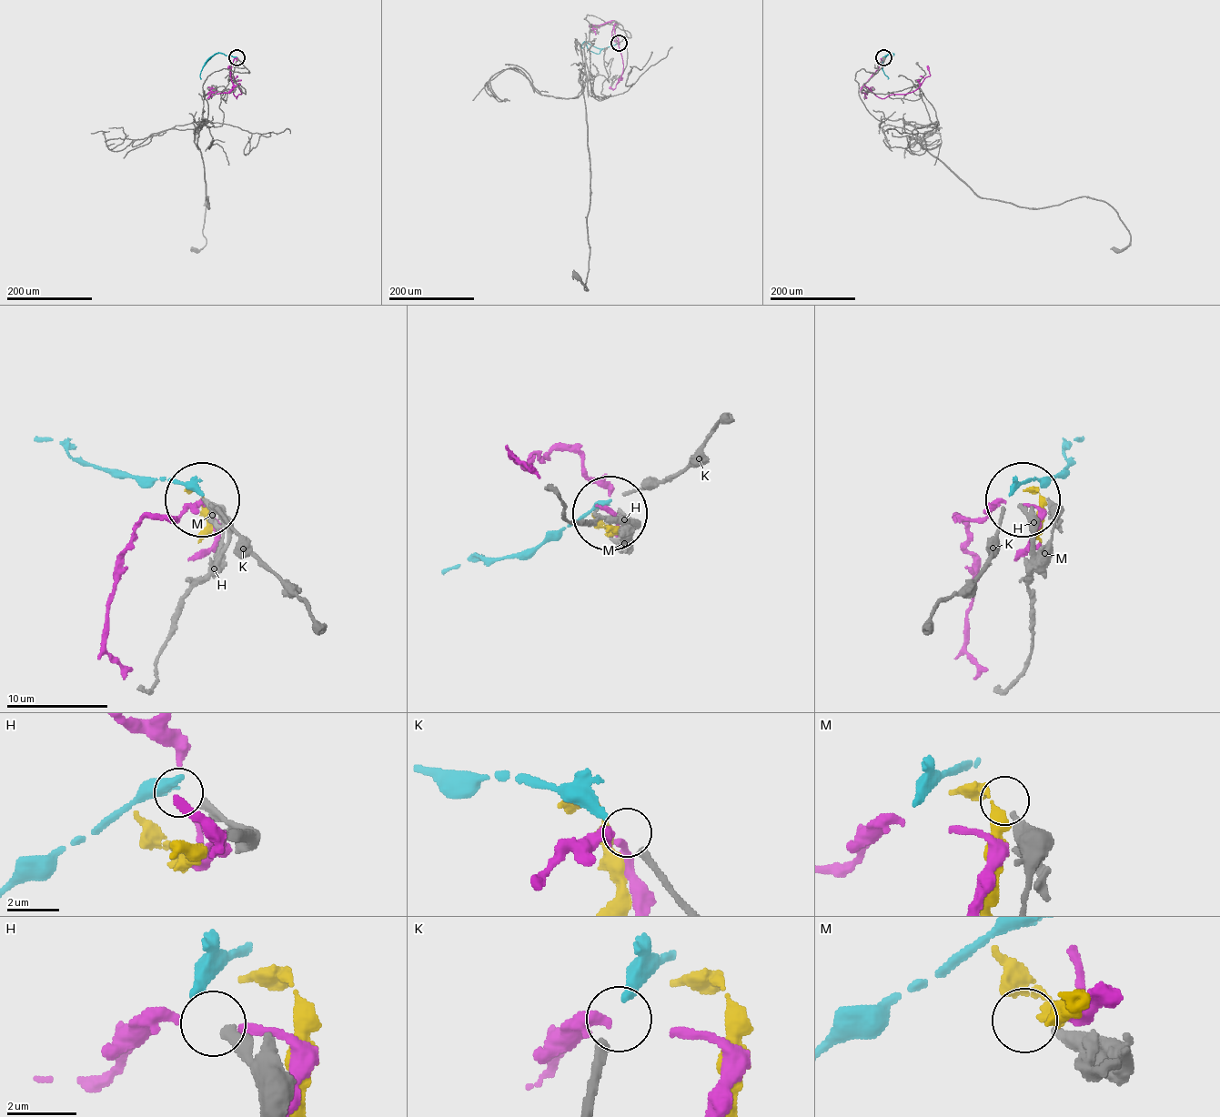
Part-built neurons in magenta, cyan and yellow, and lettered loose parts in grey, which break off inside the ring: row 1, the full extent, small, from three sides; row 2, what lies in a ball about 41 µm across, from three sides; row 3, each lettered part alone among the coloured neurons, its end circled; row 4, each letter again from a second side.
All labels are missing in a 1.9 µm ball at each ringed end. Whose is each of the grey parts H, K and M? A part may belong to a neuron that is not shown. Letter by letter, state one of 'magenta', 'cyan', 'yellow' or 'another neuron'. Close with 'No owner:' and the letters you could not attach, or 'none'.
H: another neuron
K: cyan
M: another neuron
No owner: H, M

